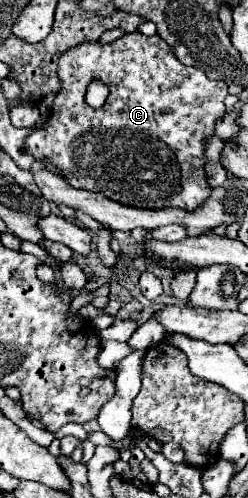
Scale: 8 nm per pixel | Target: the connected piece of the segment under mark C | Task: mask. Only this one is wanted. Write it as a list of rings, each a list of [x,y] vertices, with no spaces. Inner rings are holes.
[[[126,33],[108,45],[84,43],[72,47],[60,57],[58,75],[62,89],[54,99],[52,115],[42,127],[26,137],[22,145],[26,153],[36,161],[48,161],[48,165],[52,165],[72,187],[102,193],[124,205],[148,209],[182,207],[192,211],[208,199],[210,185],[204,173],[204,151],[206,141],[214,135],[214,123],[226,111],[224,81],[212,81],[204,71],[182,65],[168,43],[160,41],[156,35],[146,37],[142,33]],[[96,77],[110,89],[100,109],[92,109],[84,99],[88,83]]]

